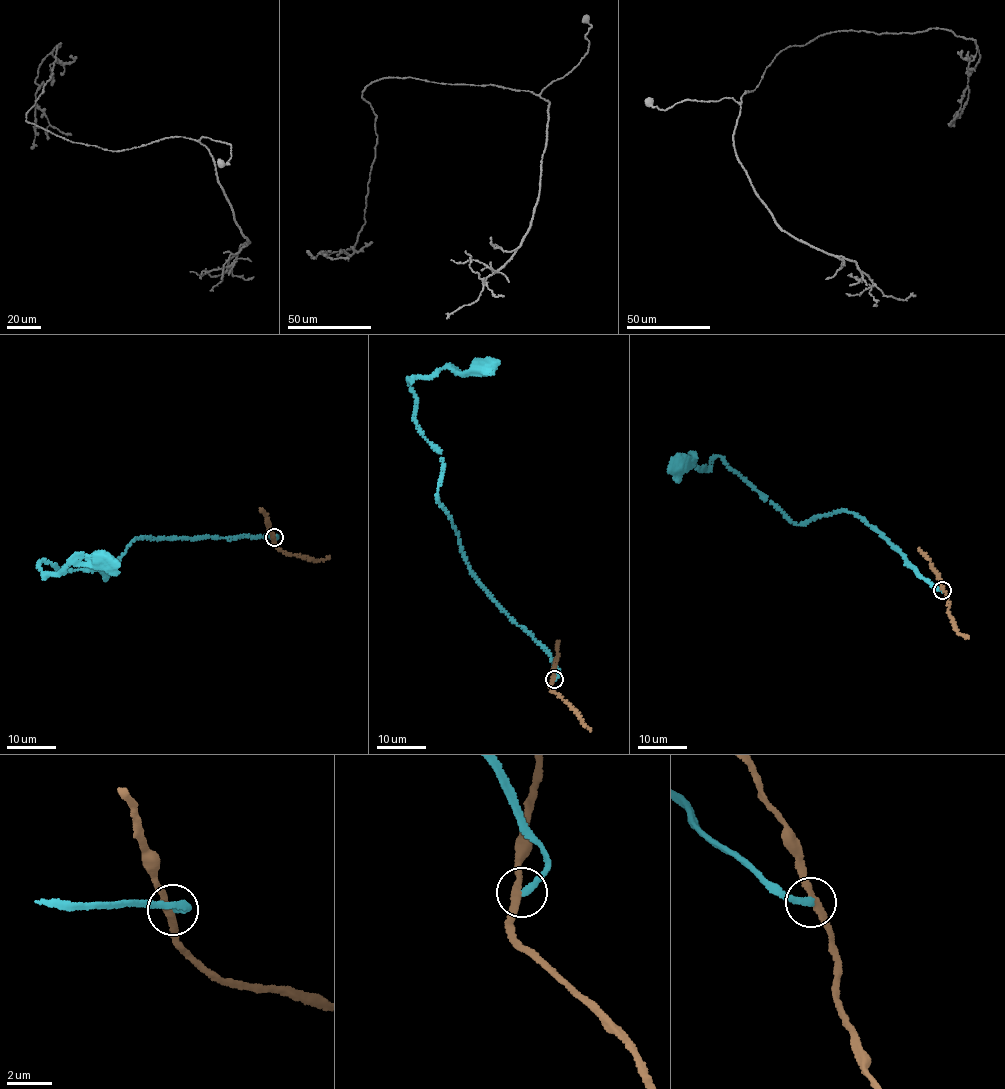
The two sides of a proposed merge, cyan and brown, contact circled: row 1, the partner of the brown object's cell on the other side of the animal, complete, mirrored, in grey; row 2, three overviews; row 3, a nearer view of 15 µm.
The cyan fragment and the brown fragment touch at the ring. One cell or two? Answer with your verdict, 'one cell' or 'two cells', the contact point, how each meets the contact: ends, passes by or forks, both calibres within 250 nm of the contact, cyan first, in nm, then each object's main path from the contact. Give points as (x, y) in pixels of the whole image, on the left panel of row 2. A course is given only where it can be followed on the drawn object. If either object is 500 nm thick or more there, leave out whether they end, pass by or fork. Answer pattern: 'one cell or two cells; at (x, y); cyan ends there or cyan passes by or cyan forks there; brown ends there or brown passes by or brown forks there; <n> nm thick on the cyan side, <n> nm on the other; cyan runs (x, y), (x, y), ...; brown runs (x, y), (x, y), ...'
two cells; at (274, 537); cyan ends there; brown passes by; 280 nm thick on the cyan side, 300 nm on the other; cyan runs (274, 537), (138, 537), (106, 580), (95, 569), (38, 563), (45, 577), (71, 563), (118, 563); brown runs (274, 537), (276, 546), (288, 554), (315, 560), (330, 556)

